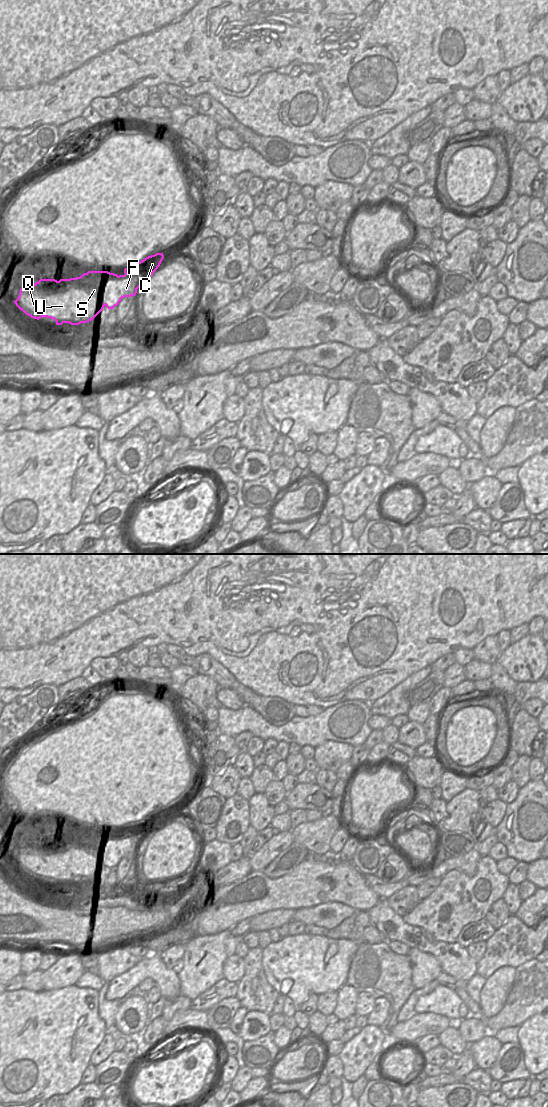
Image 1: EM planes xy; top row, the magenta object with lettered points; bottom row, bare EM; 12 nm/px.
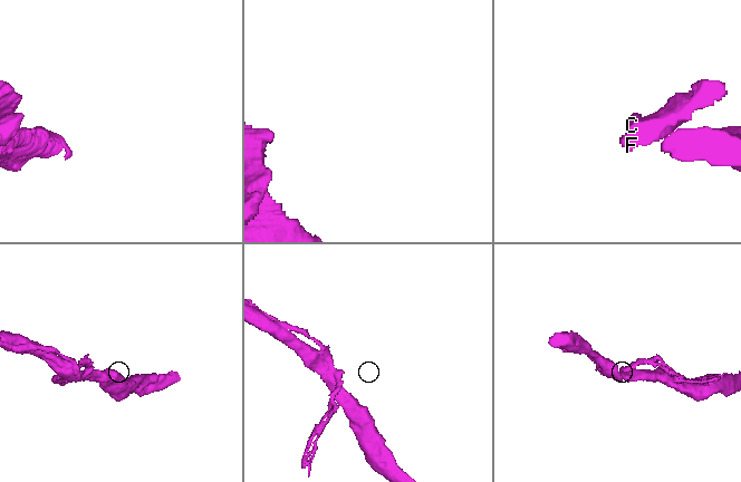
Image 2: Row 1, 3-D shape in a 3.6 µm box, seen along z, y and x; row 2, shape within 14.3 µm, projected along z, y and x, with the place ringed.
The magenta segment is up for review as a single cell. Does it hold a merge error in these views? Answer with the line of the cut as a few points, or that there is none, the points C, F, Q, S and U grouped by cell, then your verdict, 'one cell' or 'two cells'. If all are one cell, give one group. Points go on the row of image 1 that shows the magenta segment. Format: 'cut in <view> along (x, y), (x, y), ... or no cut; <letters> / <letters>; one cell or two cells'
cut in xy along (125, 273), (136, 278), (136, 285), (138, 287); C / F Q S U; two cells

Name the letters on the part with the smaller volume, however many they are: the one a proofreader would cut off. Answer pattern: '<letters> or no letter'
C

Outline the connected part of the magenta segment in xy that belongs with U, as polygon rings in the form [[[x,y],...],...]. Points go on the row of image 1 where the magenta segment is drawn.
[[[88,271],[80,277],[70,279],[40,279],[32,287],[20,289],[16,306],[31,318],[41,317],[54,319],[56,325],[69,323],[79,325],[93,320],[106,306],[113,309],[122,298],[135,296],[138,286],[137,277],[126,274],[117,275],[108,271]]]

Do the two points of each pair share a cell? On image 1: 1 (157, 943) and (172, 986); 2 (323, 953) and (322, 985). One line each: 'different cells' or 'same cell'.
1: different cells
2: same cell

